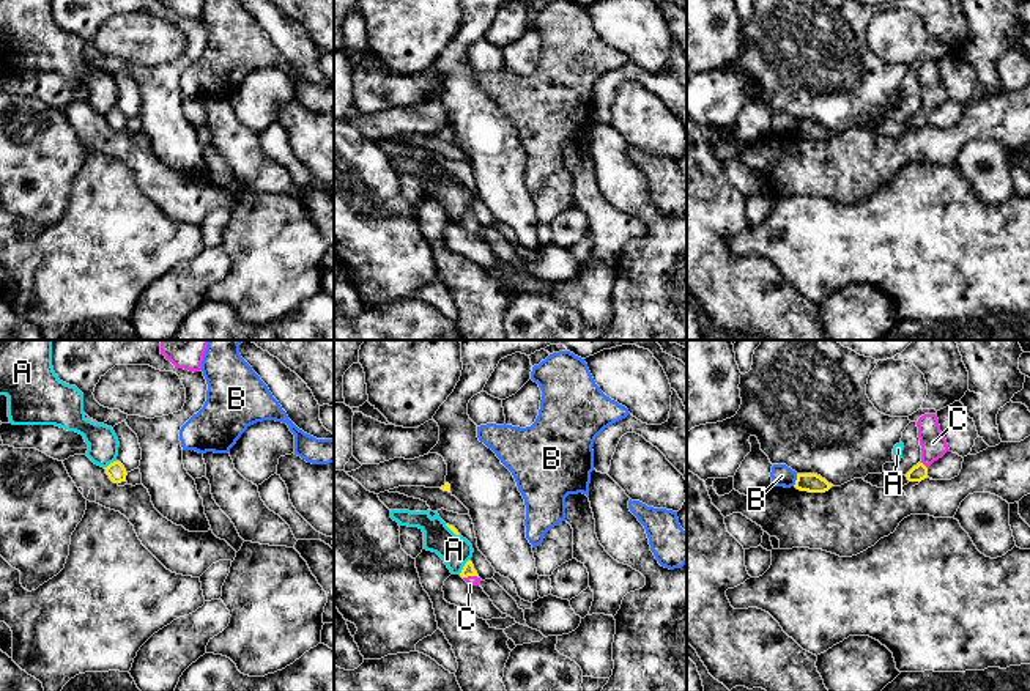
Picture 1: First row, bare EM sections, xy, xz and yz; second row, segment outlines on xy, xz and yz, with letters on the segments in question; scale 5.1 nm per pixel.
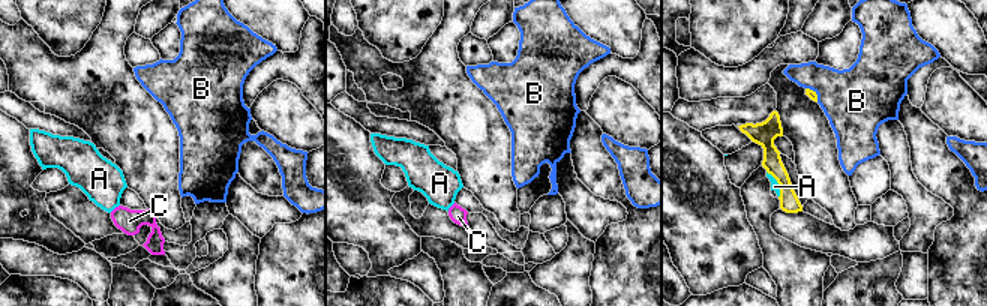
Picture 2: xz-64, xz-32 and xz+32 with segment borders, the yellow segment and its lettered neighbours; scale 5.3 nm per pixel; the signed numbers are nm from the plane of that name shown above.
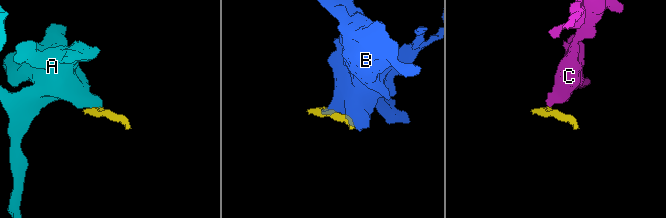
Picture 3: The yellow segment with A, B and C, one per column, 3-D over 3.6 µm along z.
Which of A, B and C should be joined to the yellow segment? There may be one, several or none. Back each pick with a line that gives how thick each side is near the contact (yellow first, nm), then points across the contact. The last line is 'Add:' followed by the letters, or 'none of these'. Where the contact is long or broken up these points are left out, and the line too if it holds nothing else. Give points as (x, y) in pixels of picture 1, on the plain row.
C: calibres 90 and 130 nm; way yz (918, 120), (923, 112), (933, 90)
Add: C

